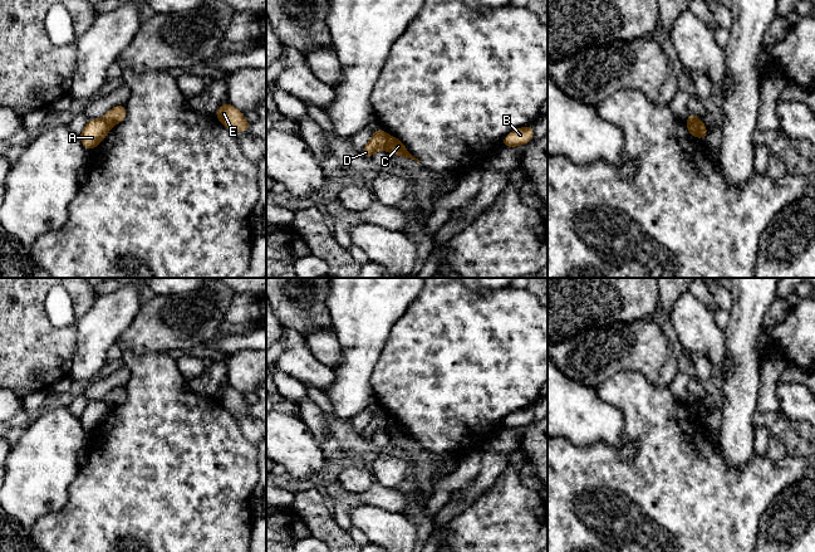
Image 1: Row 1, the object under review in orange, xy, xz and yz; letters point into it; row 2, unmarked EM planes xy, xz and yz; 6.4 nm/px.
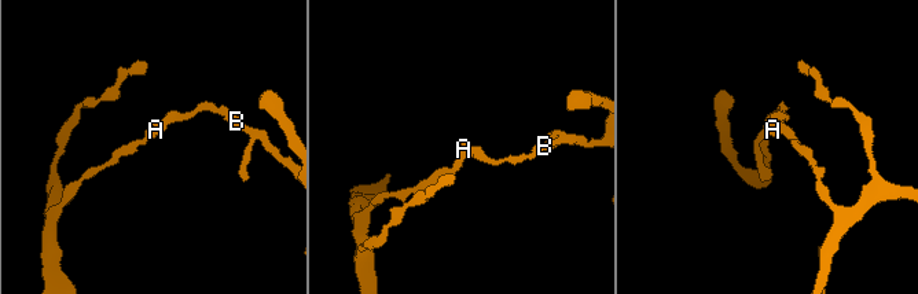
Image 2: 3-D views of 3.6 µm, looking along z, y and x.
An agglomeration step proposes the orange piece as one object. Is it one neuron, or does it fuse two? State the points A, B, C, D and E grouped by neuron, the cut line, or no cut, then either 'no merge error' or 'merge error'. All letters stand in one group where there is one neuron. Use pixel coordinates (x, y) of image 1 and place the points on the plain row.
groups A D / B C E; cut xz (388, 418), (387, 431); merge error

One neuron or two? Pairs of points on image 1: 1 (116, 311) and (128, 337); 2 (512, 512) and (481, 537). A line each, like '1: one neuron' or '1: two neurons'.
1: two neurons
2: one neuron

